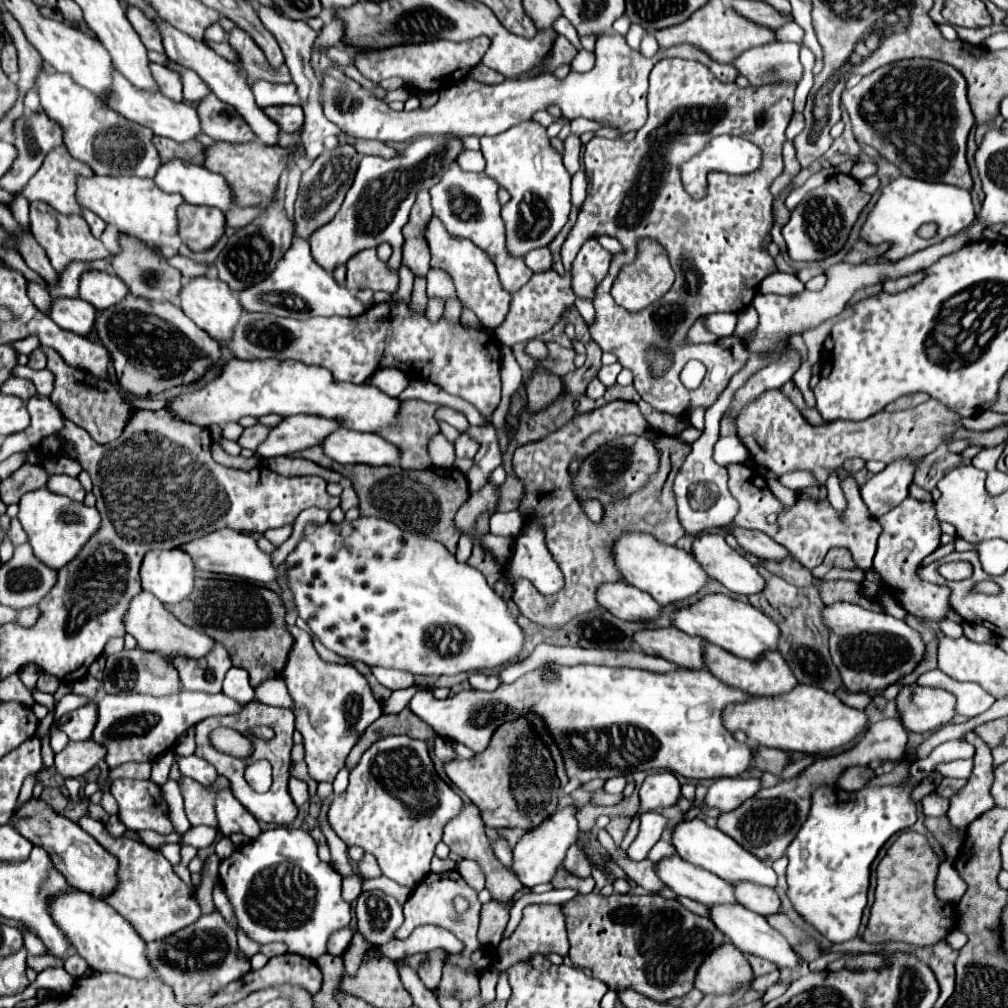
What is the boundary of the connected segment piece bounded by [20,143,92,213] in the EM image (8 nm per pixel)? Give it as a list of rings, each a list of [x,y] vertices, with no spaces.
[[[66,145],[54,147],[38,173],[28,181],[28,185],[20,191],[22,197],[32,201],[46,201],[54,209],[62,213],[80,211],[76,201],[76,177],[78,173],[90,175],[92,169],[70,155]]]

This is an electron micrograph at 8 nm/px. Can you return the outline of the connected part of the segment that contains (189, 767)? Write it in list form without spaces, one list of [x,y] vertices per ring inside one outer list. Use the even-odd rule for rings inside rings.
[[[196,755],[182,757],[178,761],[178,767],[180,767],[180,771],[182,771],[184,777],[190,777],[190,779],[198,781],[202,787],[208,787],[208,785],[212,785],[218,779],[216,769],[208,761],[202,761]]]

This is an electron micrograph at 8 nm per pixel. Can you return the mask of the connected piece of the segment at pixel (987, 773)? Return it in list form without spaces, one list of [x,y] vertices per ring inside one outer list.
[[[968,731],[964,739],[976,747],[976,755],[968,783],[954,797],[950,797],[948,817],[956,827],[970,825],[970,821],[994,807],[994,801],[990,799],[990,785],[994,781],[990,749],[984,747],[986,743],[974,731]]]

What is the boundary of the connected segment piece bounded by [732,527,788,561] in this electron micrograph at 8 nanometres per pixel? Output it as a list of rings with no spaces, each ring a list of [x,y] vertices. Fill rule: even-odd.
[[[732,527],[732,535],[736,537],[738,545],[748,551],[754,553],[758,559],[772,559],[772,561],[780,561],[784,557],[788,557],[788,551],[774,543],[766,533],[760,531],[750,531],[750,529],[742,529],[742,527]]]

